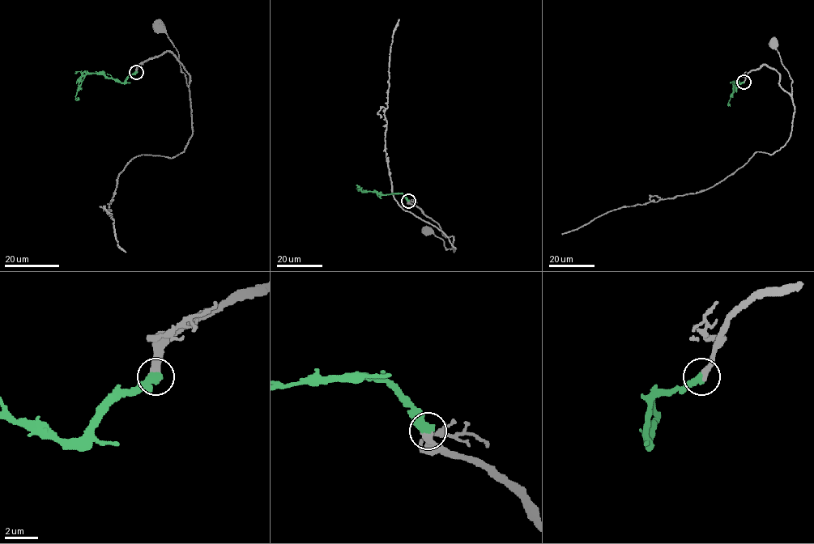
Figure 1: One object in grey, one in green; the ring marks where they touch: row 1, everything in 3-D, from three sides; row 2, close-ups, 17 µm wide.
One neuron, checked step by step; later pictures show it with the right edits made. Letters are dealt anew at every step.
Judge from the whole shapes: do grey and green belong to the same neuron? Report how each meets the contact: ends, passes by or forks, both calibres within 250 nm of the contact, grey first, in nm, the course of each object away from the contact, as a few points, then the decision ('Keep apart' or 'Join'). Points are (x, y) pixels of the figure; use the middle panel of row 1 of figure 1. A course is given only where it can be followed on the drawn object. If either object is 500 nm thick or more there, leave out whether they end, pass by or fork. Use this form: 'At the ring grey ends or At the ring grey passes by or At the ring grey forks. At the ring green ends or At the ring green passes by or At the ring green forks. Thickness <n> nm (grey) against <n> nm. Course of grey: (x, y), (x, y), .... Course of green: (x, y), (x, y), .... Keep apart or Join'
Thickness 460 nm (grey) against 500 nm. Course of grey: (408, 201), (436, 223), (445, 235), (453, 237), (452, 248), (446, 249), (442, 240), (428, 230). Course of green: (408, 201), (402, 193), (381, 194), (363, 192), (359, 186). Join

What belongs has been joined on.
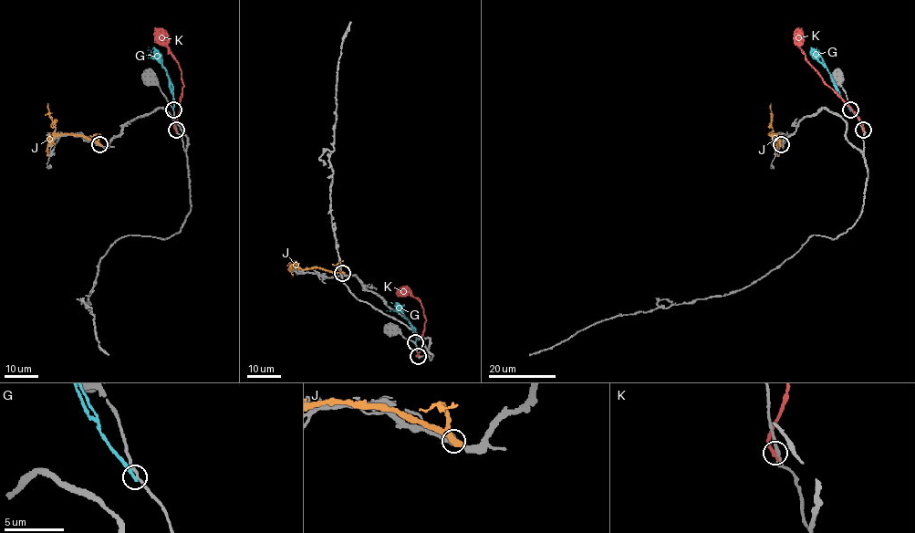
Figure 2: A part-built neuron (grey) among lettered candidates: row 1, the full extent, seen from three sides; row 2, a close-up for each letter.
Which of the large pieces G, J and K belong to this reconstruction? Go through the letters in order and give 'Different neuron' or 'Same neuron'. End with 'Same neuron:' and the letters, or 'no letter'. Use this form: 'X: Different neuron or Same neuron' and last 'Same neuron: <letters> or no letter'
G: Different neuron
J: Different neuron
K: Different neuron
Same neuron: no letter

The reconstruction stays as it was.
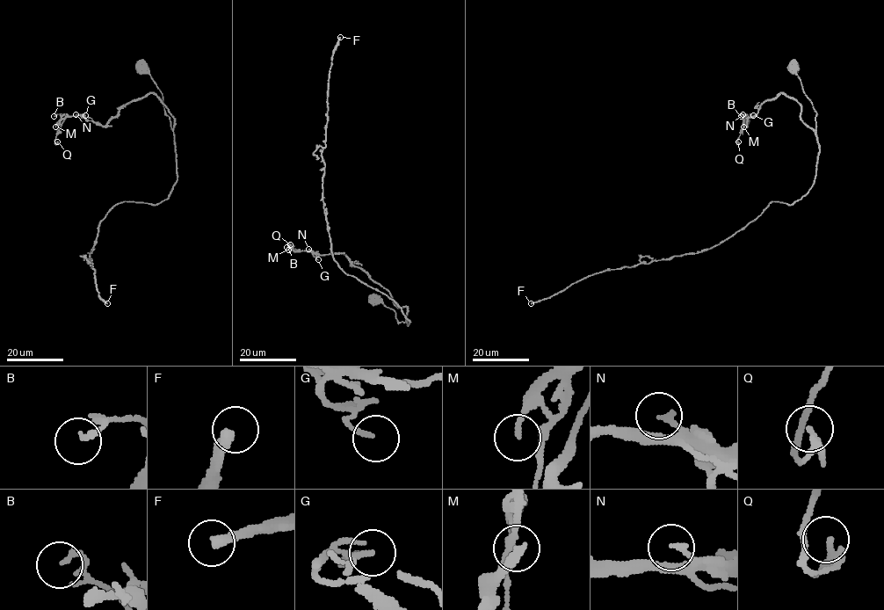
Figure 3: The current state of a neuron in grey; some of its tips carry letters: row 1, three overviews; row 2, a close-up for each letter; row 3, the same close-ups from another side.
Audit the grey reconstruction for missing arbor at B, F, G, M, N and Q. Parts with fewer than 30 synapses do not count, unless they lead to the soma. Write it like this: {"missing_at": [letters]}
{"missing_at": ["F"]}

